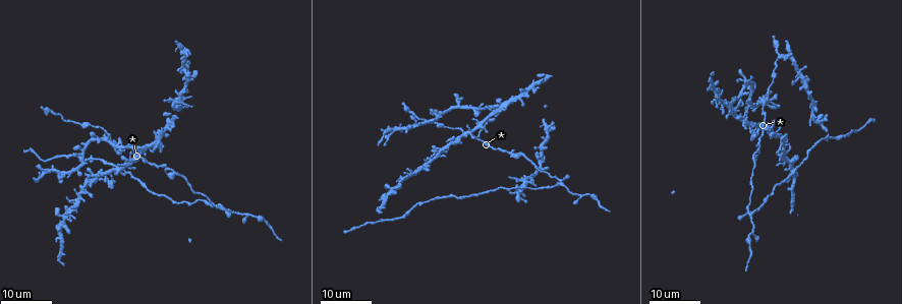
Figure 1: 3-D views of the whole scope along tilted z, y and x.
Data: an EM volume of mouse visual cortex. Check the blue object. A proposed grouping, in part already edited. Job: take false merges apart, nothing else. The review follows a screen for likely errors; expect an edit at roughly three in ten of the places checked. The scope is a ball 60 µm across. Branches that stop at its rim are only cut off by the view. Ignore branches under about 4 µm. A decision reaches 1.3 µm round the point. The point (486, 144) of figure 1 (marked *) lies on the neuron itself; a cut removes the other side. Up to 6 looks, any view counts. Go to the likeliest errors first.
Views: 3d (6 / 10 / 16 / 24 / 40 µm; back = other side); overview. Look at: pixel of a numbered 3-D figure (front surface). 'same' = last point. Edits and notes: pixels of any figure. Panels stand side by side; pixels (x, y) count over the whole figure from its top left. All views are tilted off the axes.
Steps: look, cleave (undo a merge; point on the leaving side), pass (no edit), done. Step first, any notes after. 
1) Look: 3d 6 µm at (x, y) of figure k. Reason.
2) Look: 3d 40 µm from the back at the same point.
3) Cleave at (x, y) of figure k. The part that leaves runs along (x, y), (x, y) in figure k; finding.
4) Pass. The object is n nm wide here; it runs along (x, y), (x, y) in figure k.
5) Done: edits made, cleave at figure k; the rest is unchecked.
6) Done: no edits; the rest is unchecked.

Look: 3d 16 µm at (222, 209) of figure 1. Looks like a crossing.

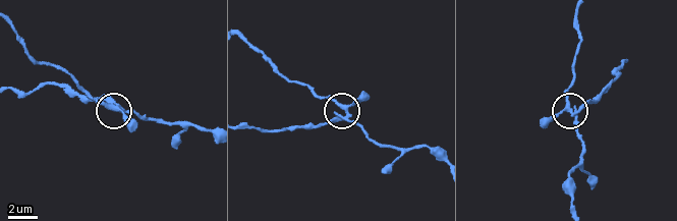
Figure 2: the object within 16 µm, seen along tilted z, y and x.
Look: 3d 6 µm at (341, 118) of figure 2.

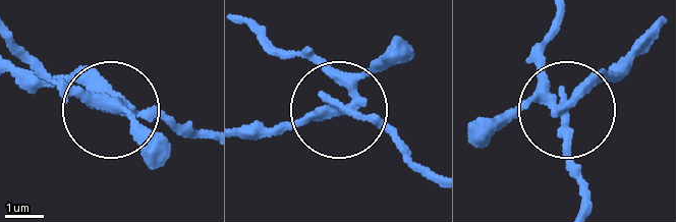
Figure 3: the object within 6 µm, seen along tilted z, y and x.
Cleave at (85, 73) of figure 3. The part that leaves runs along (350, 108), (248, 131) in figure 3; a second neuron is stuck on.

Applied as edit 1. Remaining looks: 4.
Look: overview. See it whole again.

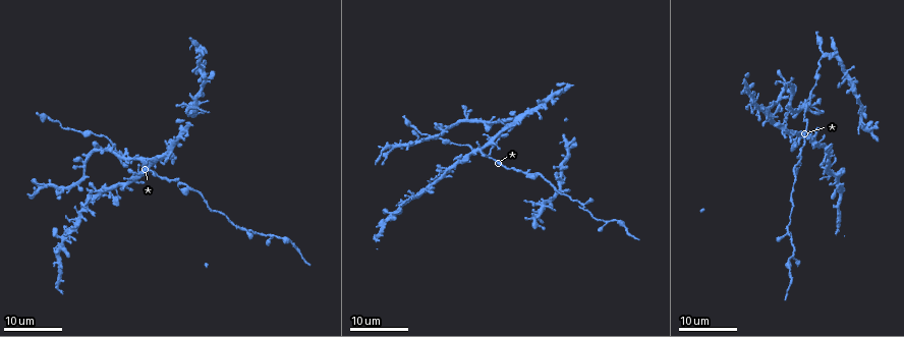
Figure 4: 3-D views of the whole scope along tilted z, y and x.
Look: 3d 24 µm at (544, 207) of figure 4. Four or more arms meet.

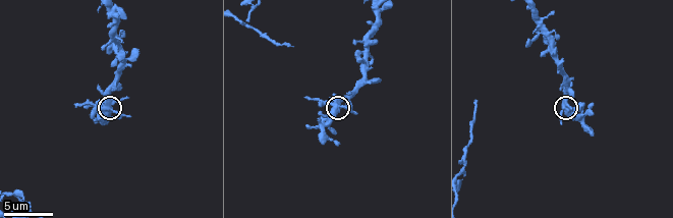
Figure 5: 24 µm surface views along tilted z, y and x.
Look: 3d 10 µm at (110, 108) of figure 5.

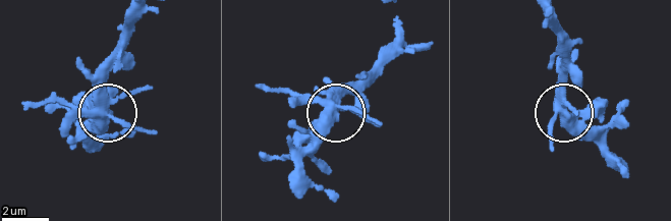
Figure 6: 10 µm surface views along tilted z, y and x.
Look: 3d 6 µm at (333, 112) of figure 6.

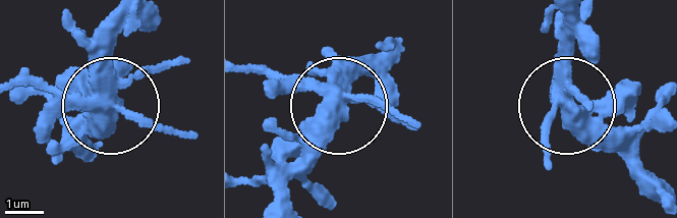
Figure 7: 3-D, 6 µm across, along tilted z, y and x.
Cleave at (44, 125) of figure 7. The part that leaves runs along (93, 103), (57, 100), (19, 78) in figure 7; two neurons meet here.

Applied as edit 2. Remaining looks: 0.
Done: edits made, cleave at figure 3, cleave at figure 7; the rest is unchecked.

